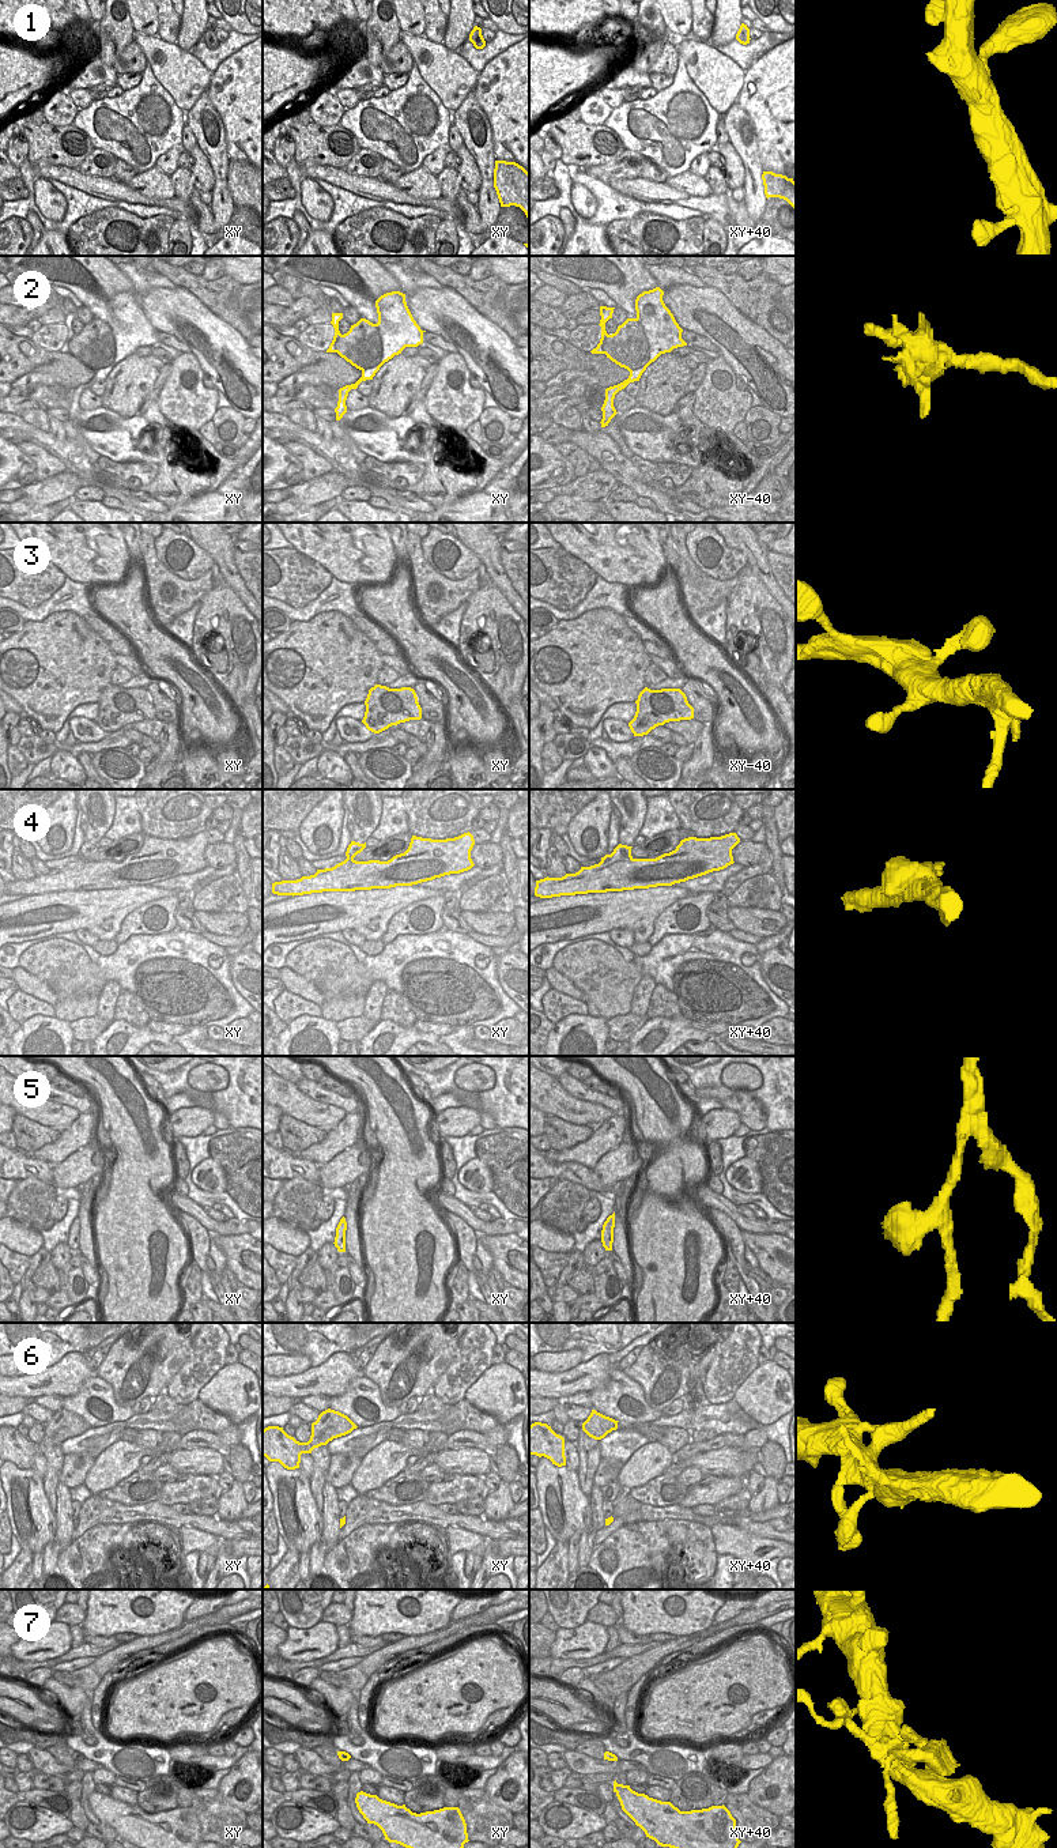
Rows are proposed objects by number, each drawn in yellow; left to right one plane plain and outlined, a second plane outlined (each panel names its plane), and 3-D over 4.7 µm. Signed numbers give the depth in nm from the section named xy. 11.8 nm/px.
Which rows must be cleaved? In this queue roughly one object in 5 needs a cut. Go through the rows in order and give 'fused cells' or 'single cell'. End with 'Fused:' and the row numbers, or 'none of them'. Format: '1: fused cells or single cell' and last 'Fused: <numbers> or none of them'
1: single cell
2: single cell
3: single cell
4: single cell
5: single cell
6: single cell
7: single cell
Fused: none of them

